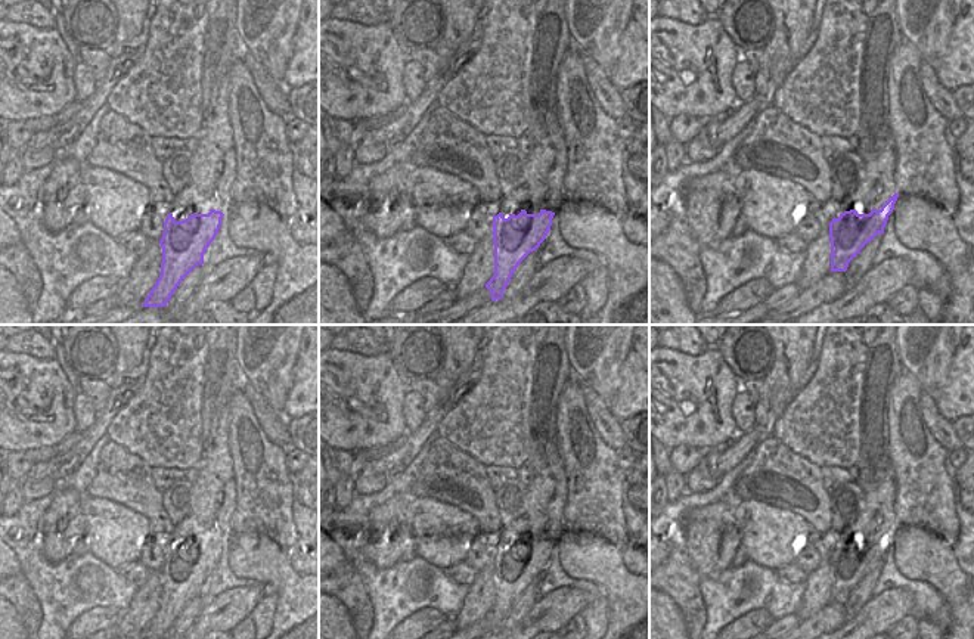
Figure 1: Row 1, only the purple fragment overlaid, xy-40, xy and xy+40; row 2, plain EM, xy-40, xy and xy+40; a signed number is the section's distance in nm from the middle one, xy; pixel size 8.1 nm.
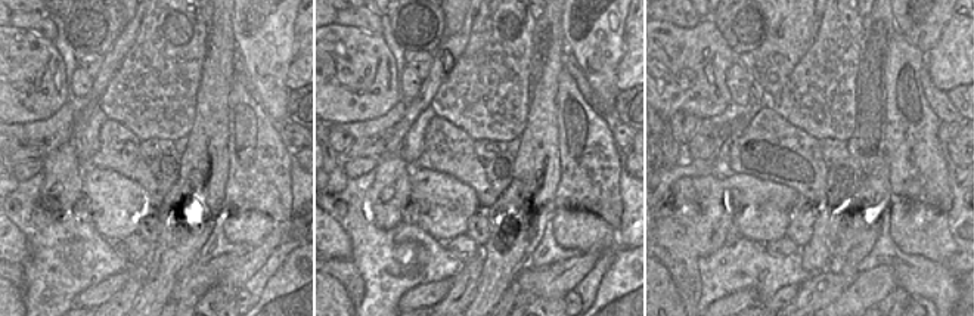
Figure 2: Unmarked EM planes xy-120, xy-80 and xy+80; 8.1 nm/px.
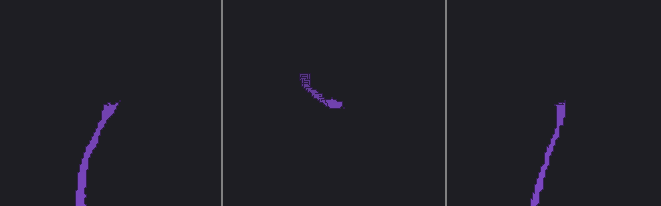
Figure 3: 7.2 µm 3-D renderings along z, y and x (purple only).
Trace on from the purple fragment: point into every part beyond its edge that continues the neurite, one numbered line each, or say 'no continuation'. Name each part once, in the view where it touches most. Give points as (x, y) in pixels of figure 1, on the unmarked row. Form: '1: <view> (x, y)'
1: xy (543, 503)

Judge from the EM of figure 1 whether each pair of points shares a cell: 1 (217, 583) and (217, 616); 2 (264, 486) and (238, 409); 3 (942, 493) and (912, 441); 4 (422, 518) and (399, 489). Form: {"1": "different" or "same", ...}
{"1": "different", "2": "same", "3": "same", "4": "different"}

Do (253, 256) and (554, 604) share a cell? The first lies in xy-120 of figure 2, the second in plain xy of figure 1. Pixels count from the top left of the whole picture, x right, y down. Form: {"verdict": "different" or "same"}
{"verdict": "same"}

